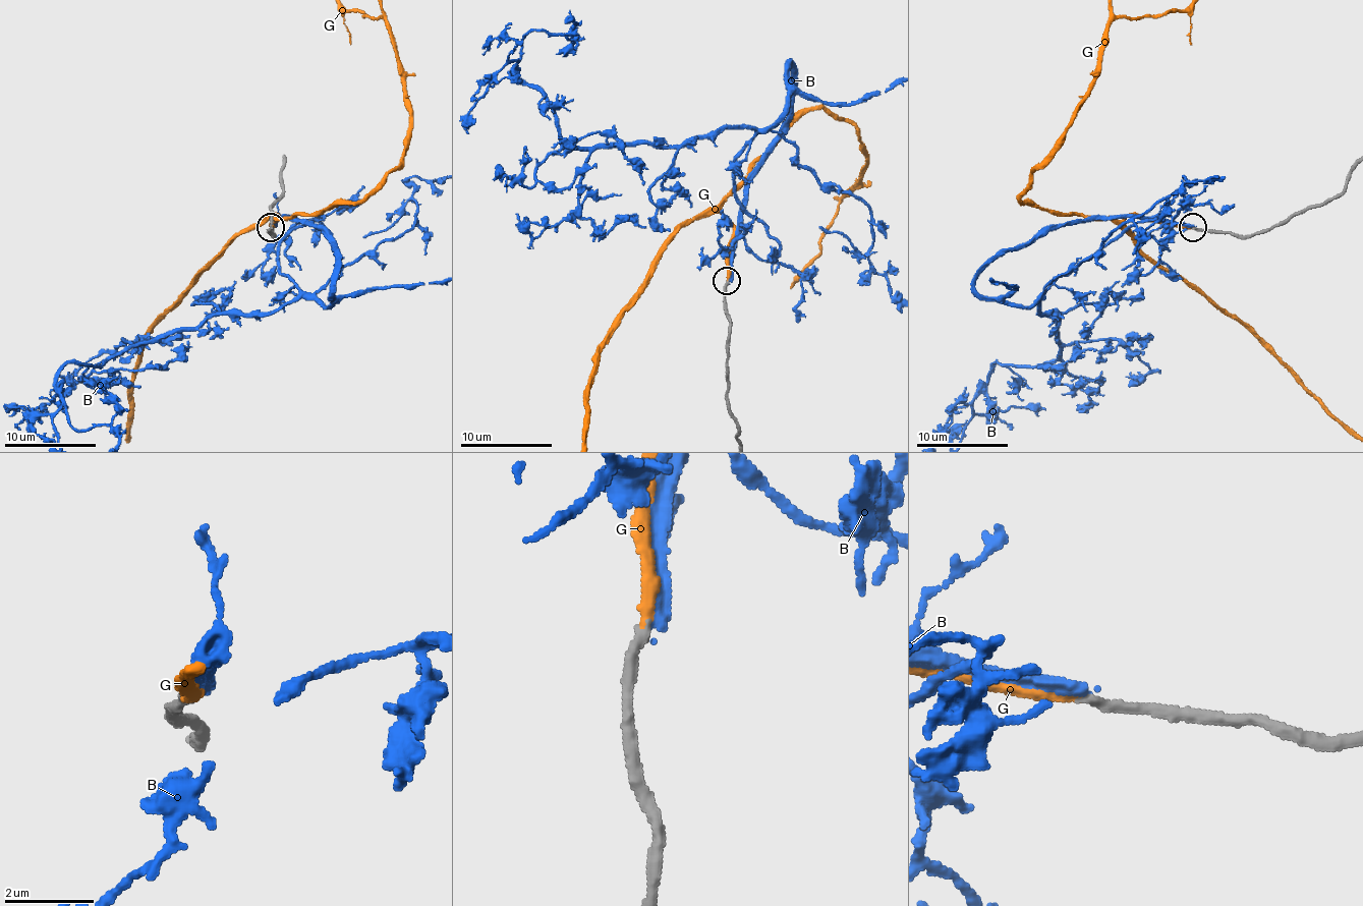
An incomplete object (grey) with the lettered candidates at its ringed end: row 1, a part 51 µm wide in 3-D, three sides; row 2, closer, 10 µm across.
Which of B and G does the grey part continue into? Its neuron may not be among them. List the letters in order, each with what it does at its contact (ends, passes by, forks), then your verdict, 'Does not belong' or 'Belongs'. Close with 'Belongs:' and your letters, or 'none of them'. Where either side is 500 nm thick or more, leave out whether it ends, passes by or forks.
B: It ends there. Does not belong
G: It ends there. Belongs
Belongs: G

